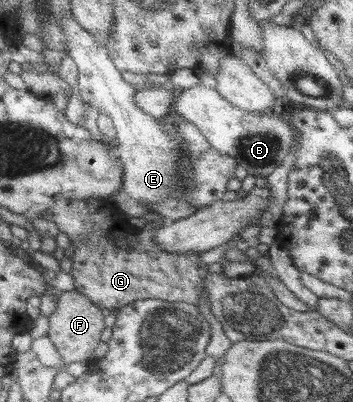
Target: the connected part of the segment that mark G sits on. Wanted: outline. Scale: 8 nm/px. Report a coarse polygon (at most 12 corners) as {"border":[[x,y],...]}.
{"border":[[108,200],[43,218],[75,245],[77,291],[120,310],[200,305],[208,266],[171,253]]}

